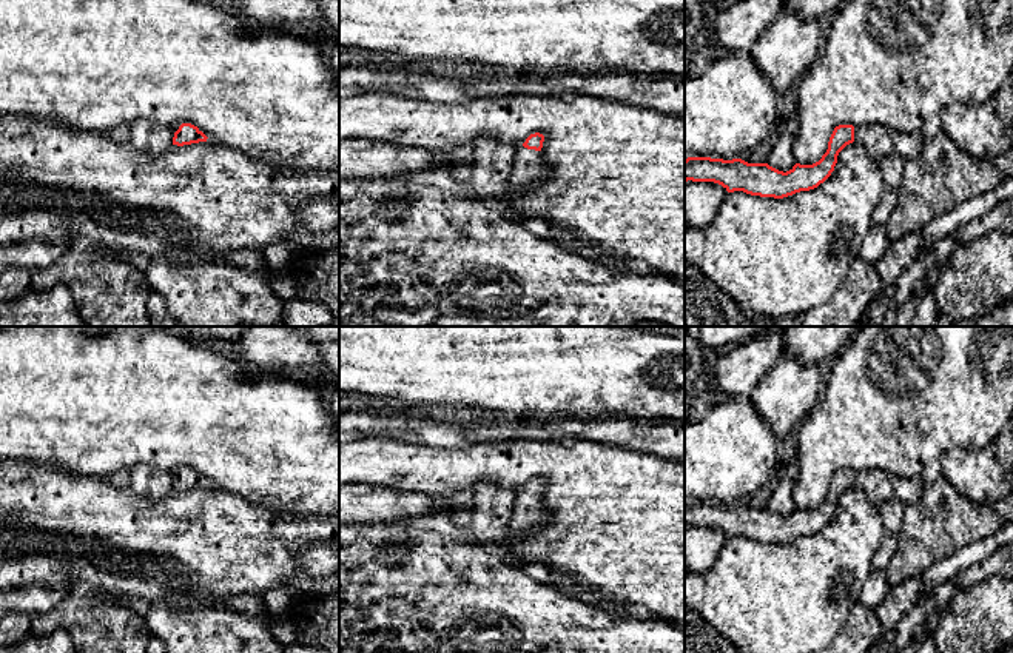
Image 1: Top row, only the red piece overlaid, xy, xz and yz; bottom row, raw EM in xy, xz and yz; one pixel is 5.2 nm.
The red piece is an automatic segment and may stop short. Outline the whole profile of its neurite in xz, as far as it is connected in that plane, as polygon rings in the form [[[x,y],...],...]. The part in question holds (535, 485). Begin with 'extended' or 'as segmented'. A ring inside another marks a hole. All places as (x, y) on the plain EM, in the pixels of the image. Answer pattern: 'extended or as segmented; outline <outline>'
extended; outline [[[530,479],[513,501],[513,514],[507,527],[507,536],[527,536],[544,522],[544,510],[541,502],[544,481]]]

